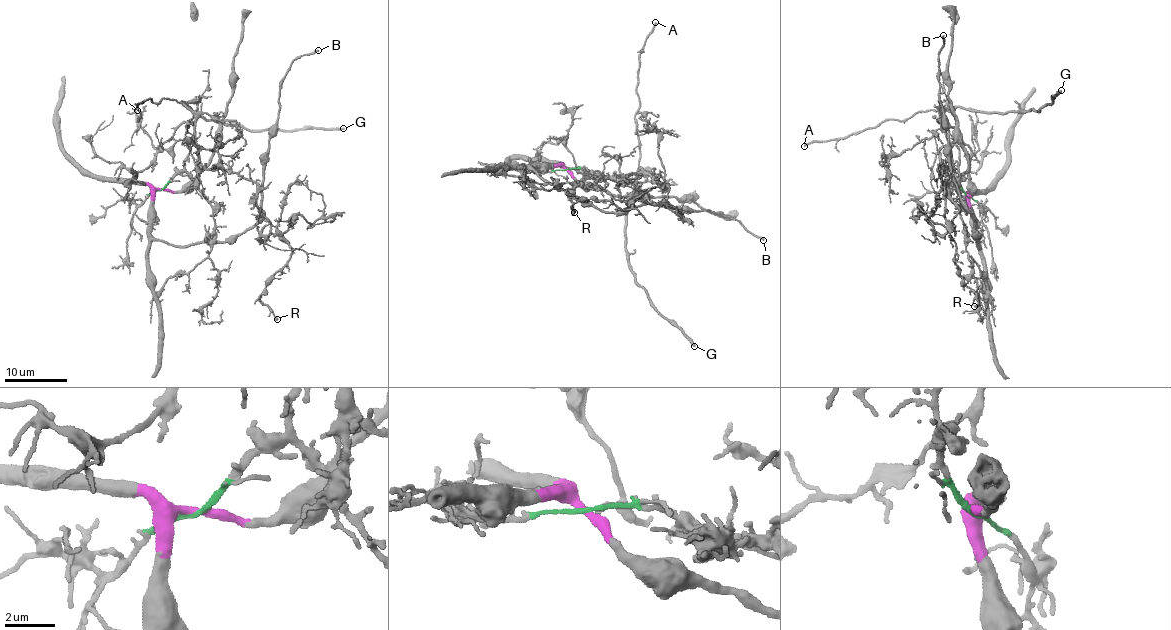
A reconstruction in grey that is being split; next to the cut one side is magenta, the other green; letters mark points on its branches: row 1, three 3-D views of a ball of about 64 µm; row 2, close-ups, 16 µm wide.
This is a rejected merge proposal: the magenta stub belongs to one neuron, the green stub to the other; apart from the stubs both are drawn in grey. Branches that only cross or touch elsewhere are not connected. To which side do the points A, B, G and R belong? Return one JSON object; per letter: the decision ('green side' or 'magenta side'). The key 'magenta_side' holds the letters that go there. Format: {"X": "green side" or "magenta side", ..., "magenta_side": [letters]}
{"A": "green side", "B": "magenta side", "G": "green side", "R": "green side", "magenta_side": ["B"]}

